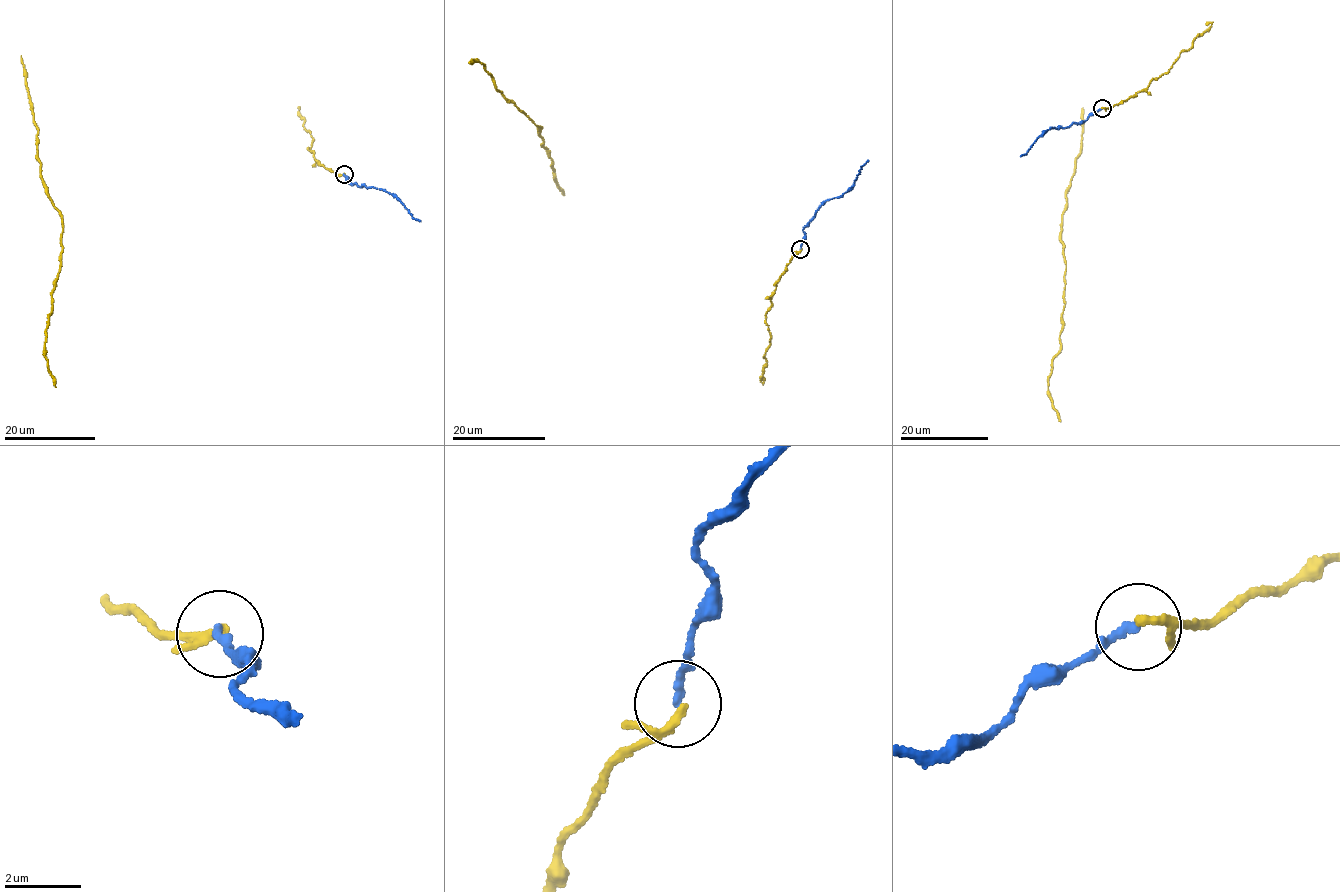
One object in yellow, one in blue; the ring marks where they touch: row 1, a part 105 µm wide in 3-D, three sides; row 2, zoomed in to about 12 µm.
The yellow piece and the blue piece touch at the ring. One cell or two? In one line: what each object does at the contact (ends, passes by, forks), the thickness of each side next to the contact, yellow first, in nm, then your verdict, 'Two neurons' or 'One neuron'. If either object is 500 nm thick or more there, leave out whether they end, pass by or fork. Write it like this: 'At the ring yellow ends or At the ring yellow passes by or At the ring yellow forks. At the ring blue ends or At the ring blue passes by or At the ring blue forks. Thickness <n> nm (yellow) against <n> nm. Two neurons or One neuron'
At the ring yellow ends. At the ring blue ends. Thickness 220 nm (yellow) against 180 nm. One neuron

